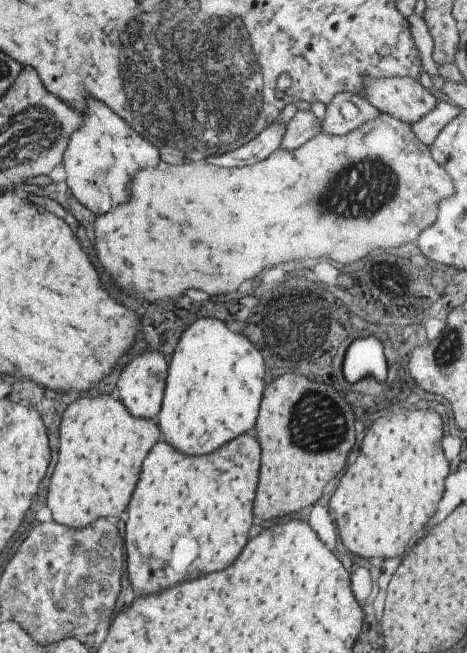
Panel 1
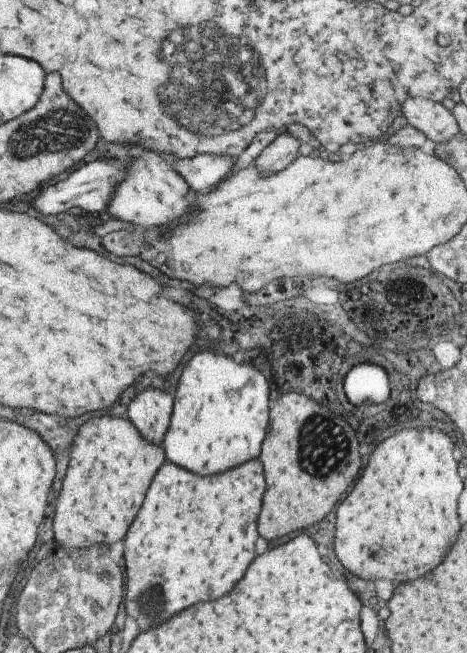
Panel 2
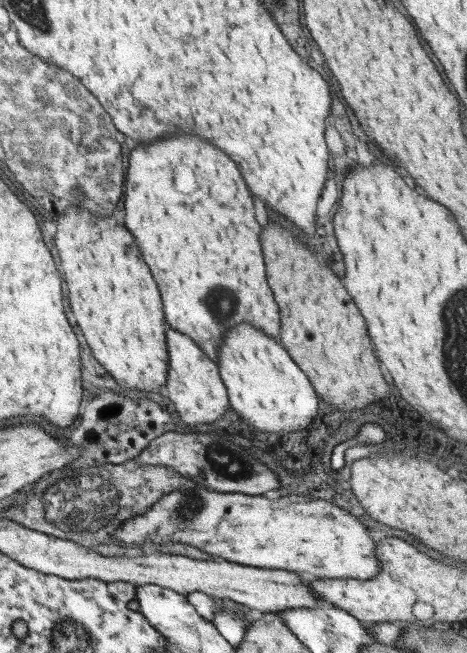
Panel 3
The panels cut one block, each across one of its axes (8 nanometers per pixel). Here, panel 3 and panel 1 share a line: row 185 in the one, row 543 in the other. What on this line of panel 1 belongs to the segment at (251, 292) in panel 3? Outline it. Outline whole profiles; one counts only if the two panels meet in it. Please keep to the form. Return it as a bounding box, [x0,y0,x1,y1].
[124,434,260,596]

